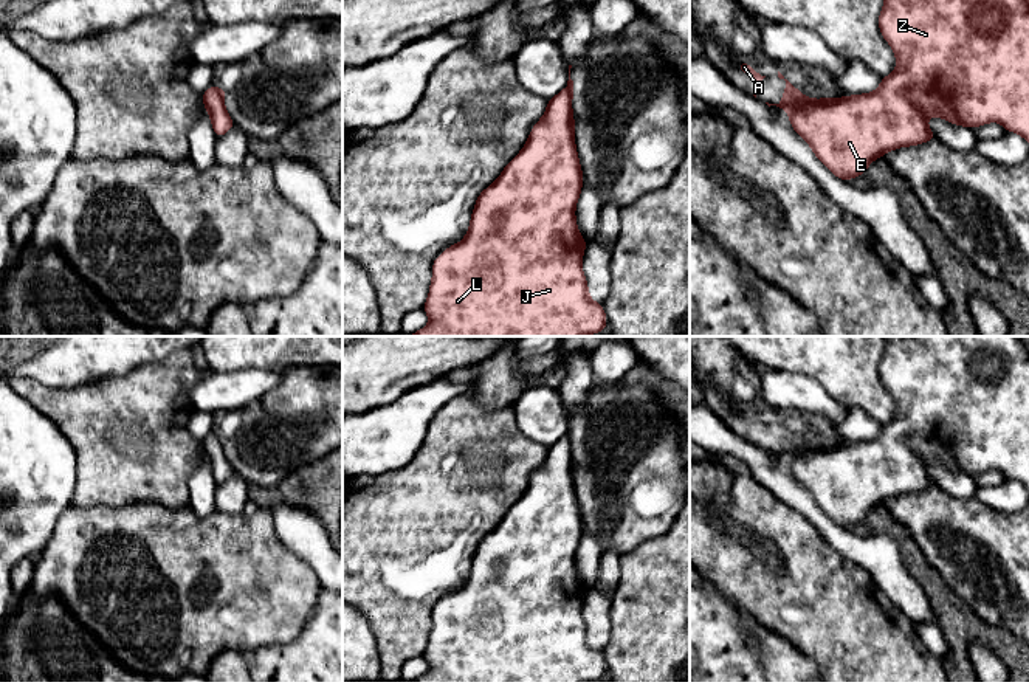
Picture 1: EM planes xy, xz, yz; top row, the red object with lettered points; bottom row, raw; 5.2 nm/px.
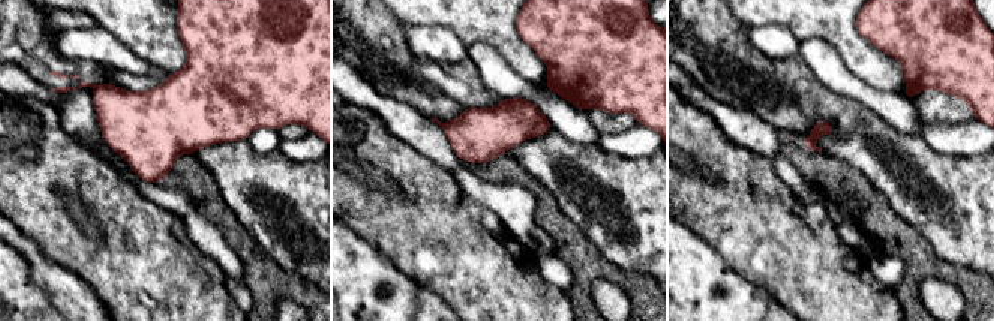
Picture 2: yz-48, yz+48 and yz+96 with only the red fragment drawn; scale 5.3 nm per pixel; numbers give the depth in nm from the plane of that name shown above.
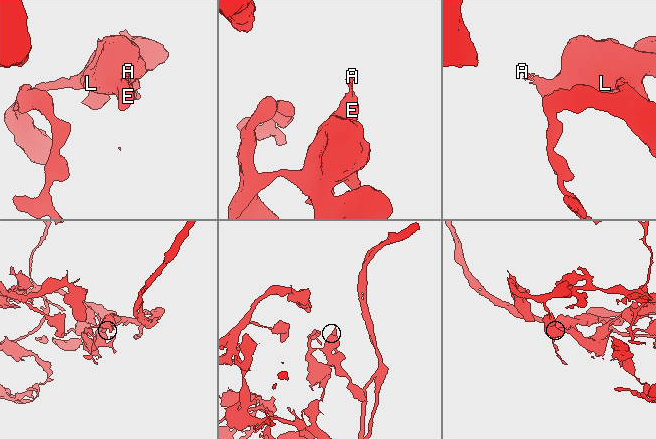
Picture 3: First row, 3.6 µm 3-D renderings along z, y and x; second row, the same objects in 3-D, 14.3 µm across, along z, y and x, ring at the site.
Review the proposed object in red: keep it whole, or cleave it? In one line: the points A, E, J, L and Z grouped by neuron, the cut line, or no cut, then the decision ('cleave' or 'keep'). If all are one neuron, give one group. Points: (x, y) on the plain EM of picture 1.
groups A / E J L Z; cut yz (808, 444), (805, 448), (788, 456); cleave

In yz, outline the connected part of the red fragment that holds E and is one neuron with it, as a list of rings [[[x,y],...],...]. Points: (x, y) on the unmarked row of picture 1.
[[[885,336],[879,377],[893,395],[896,417],[872,440],[812,446],[787,456],[793,477],[840,527],[860,524],[872,507],[897,494],[933,488],[928,463],[978,474],[1000,470],[1029,490],[1029,346],[1020,336]]]

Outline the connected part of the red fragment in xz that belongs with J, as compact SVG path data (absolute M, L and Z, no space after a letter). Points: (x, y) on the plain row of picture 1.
M567 436L547 448L547 457L530 477L530 484L522 498L504 515L499 525L477 544L466 583L459 591L446 595L432 609L432 628L428 646L423 653L425 660L429 663L429 671L412 682L592 682L606 677L607 666L603 651L590 646L587 628L581 615L587 589L578 578L575 553L578 550L584 525L575 494L576 474L573 471L573 465L572 446Z

